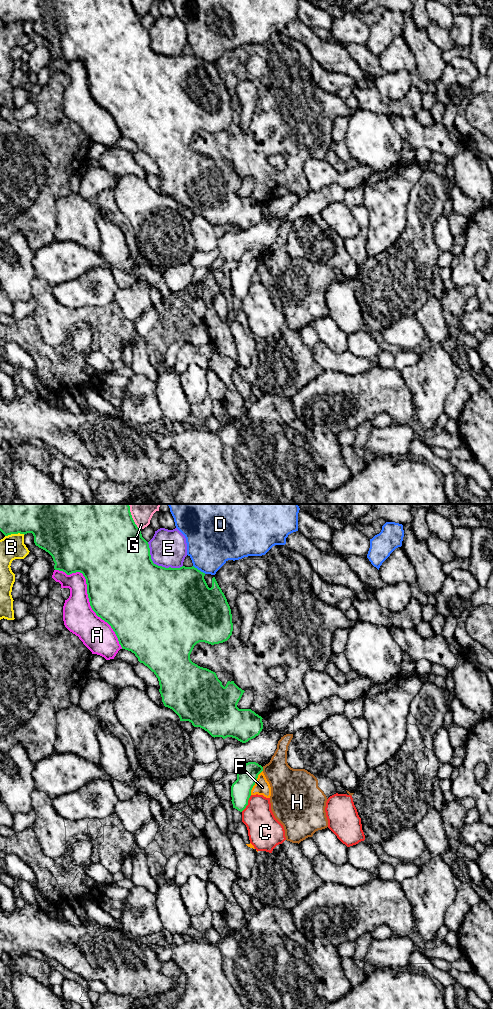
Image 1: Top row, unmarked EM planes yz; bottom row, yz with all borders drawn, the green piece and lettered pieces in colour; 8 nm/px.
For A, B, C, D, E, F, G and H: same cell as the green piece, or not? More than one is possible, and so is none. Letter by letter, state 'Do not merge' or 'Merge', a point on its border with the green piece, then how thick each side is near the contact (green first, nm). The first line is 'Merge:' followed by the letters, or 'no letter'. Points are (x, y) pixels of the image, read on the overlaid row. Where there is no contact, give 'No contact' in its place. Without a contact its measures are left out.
Merge: no letter
A: Do not merge. Touches green at yz (89, 599). Thickness 500 nm (green) against 260 nm
B: Do not merge. Touches green at yz (14, 533). Thickness 440 nm (green) against 200 nm
C: Do not merge. Touches green at yz (247, 803). Thickness 160 nm (green) against 260 nm
D: Do not merge. Touches green at yz (199, 570). Thickness 440 nm (green) against 380 nm
E: Do not merge. Touches green at yz (157, 565). Thickness 500 nm (green) against 300 nm
F: Do not merge. Touches green at yz (255, 782). Thickness 160 nm (green) against 130 nm
G: Do not merge. Touches green at yz (131, 517). Thickness 500 nm (green) against 220 nm
H: Do not merge. Touches green at yz (262, 769). Thickness 160 nm (green) against 280 nm

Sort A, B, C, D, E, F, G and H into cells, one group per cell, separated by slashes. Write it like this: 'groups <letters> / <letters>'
groups A / B / C / D / E / F H / G

